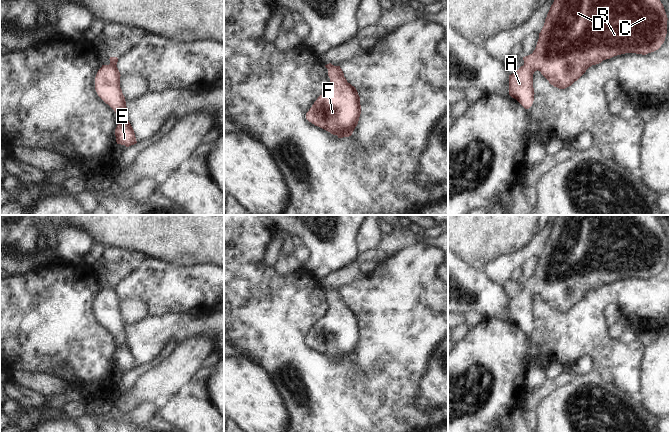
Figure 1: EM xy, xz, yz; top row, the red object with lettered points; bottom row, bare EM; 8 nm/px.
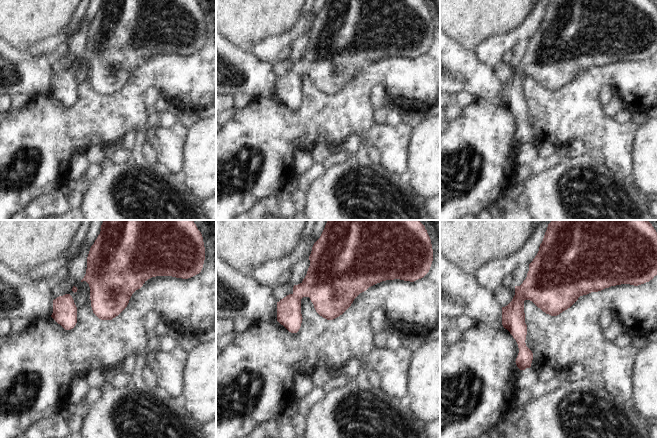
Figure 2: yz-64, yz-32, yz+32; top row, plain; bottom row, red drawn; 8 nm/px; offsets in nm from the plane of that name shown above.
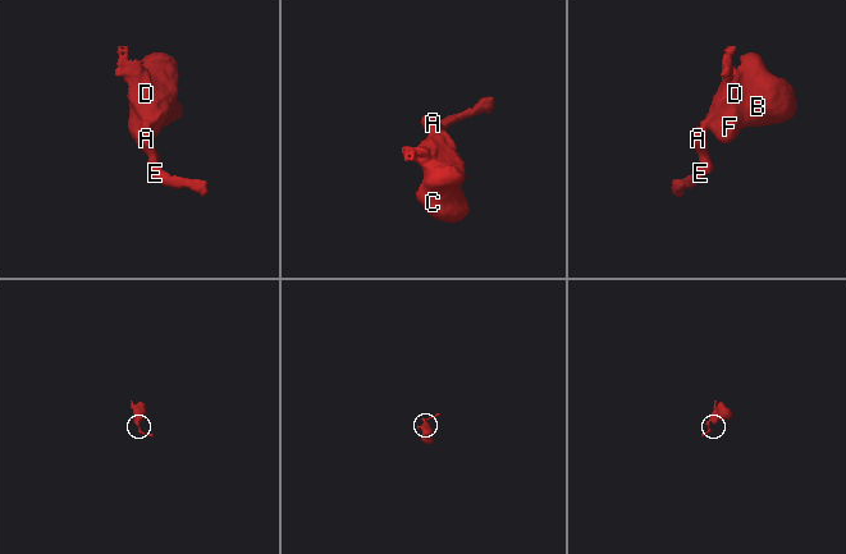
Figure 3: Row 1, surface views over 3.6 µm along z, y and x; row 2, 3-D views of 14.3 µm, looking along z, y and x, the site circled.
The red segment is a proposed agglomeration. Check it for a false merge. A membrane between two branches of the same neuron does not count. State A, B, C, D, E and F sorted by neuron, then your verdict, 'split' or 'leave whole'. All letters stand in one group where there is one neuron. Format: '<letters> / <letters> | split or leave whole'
A B C D E F | leave whole

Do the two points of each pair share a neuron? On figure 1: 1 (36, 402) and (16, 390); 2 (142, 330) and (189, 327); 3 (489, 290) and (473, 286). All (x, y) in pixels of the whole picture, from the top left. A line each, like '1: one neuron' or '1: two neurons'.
1: one neuron
2: one neuron
3: one neuron

